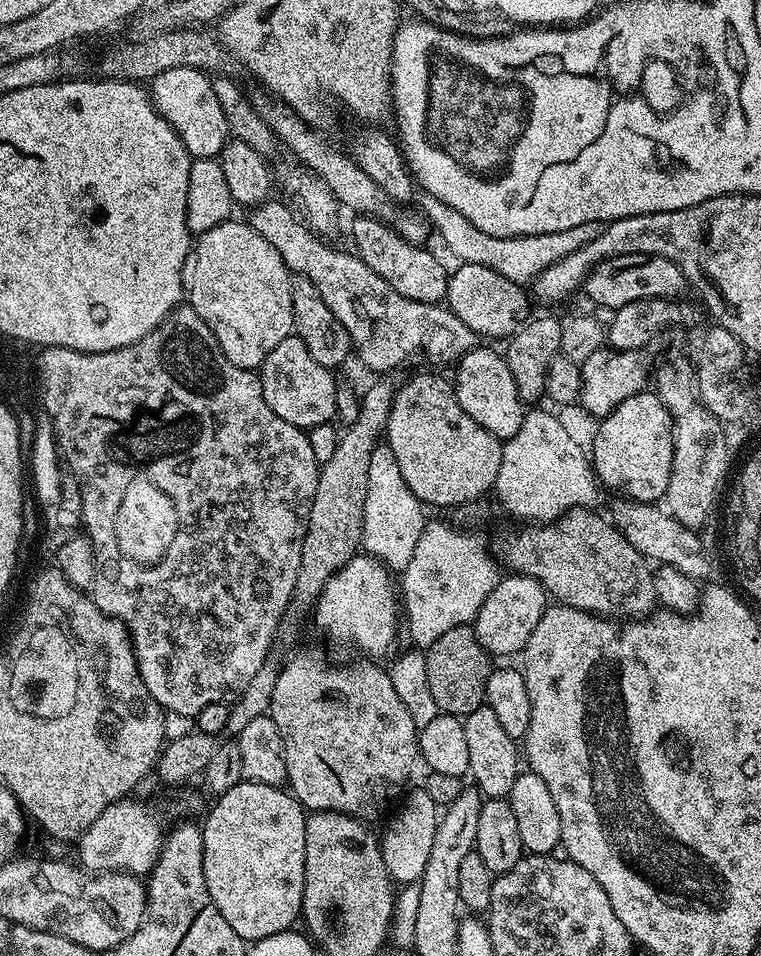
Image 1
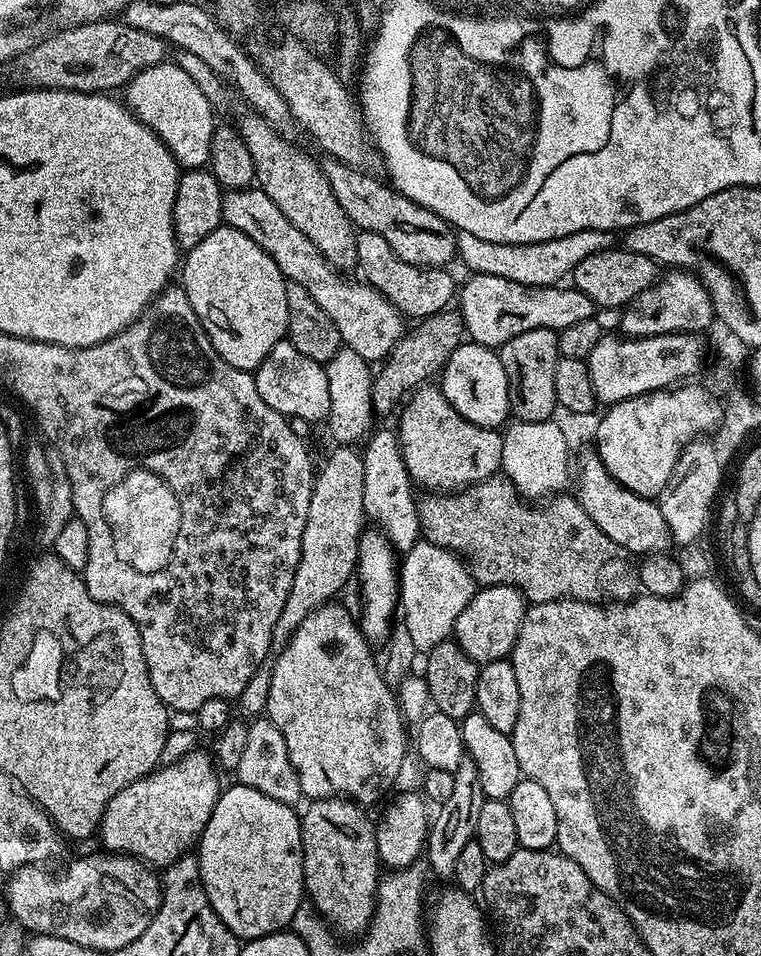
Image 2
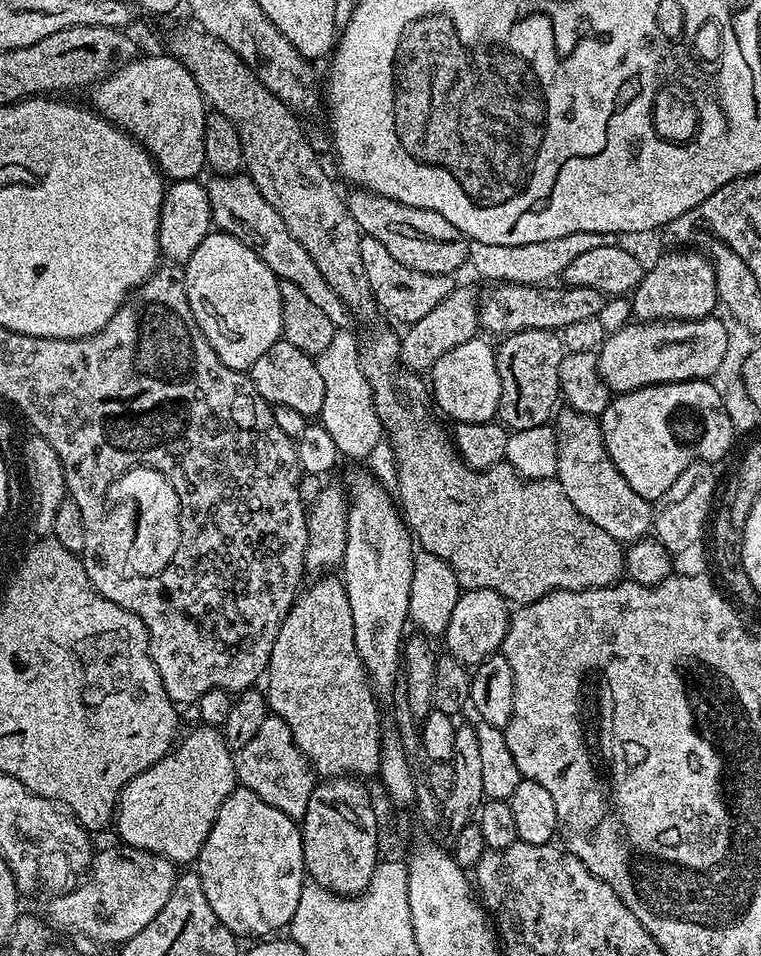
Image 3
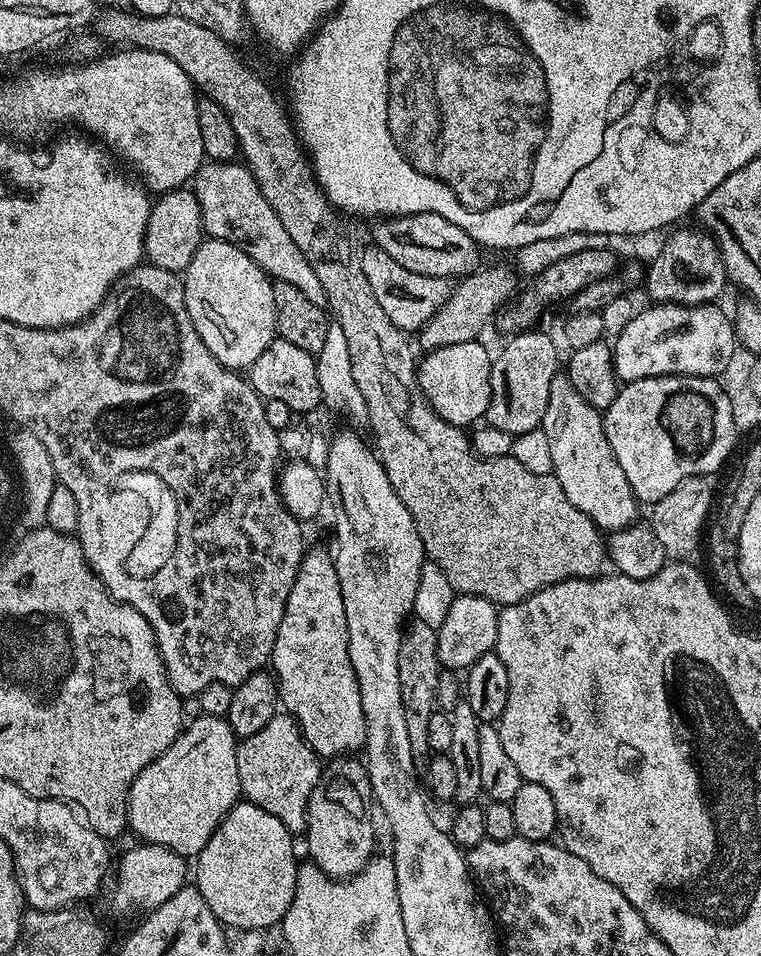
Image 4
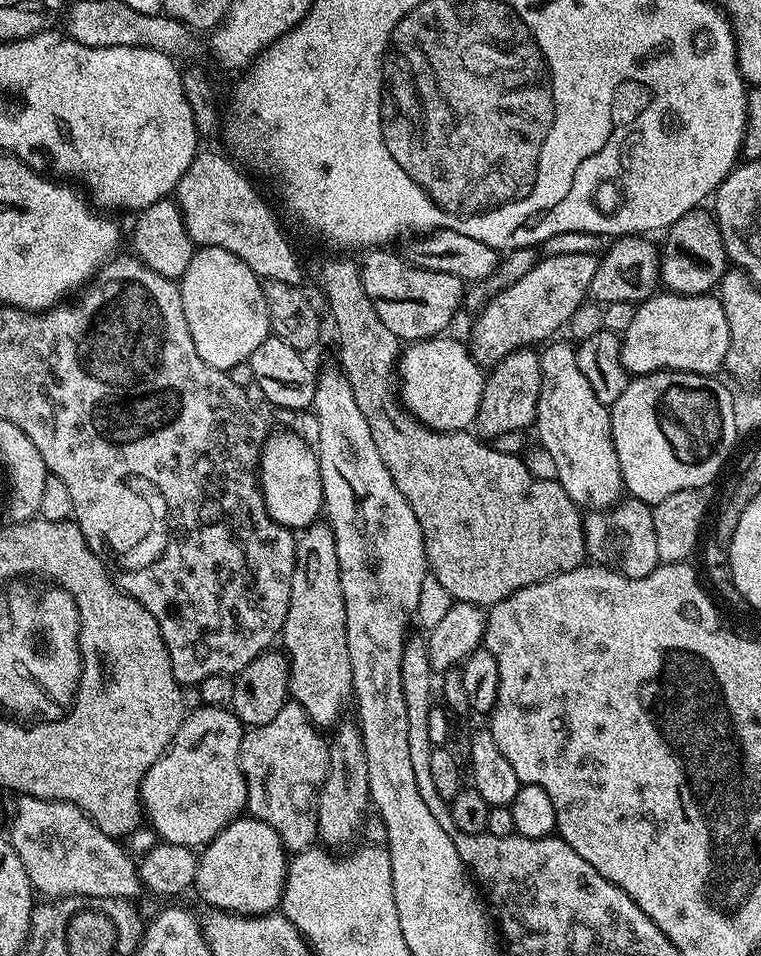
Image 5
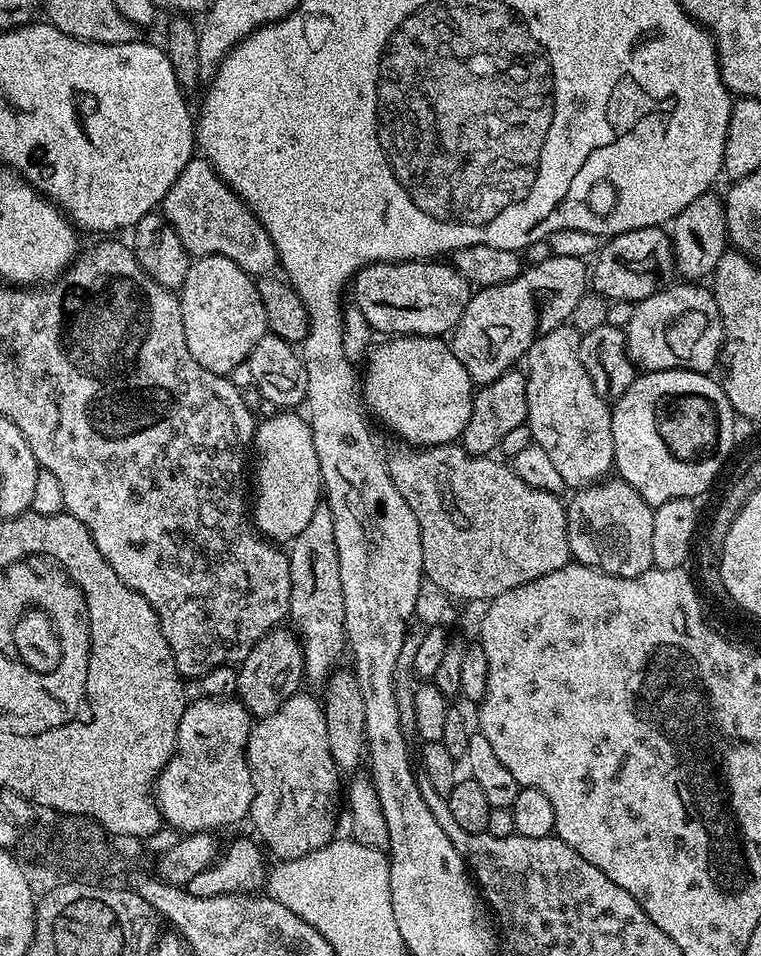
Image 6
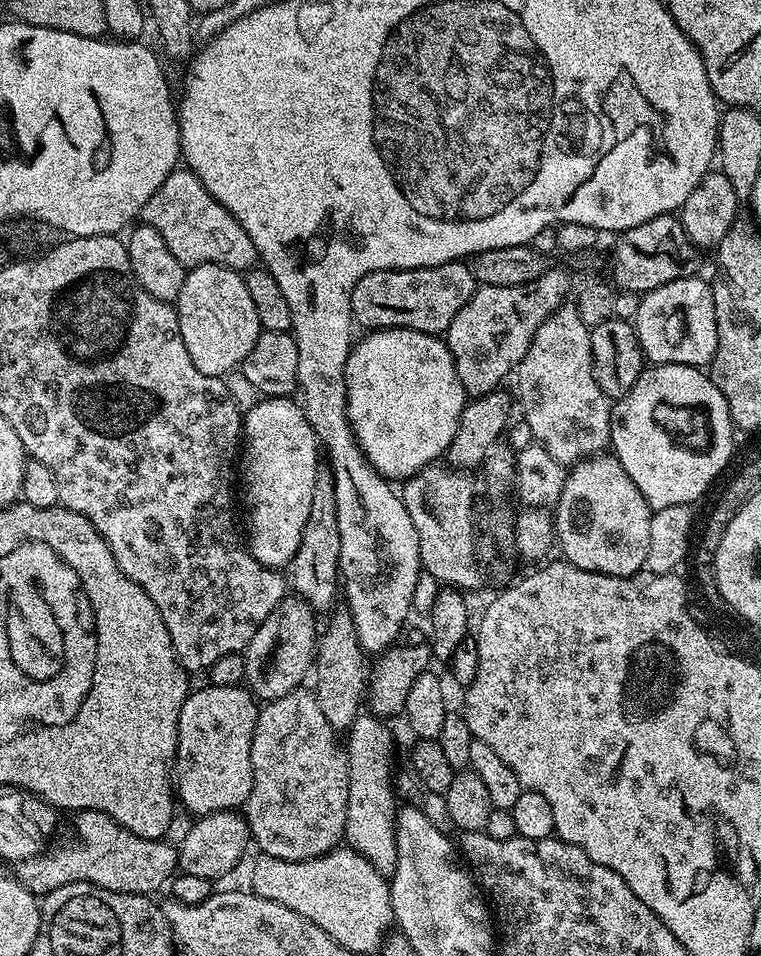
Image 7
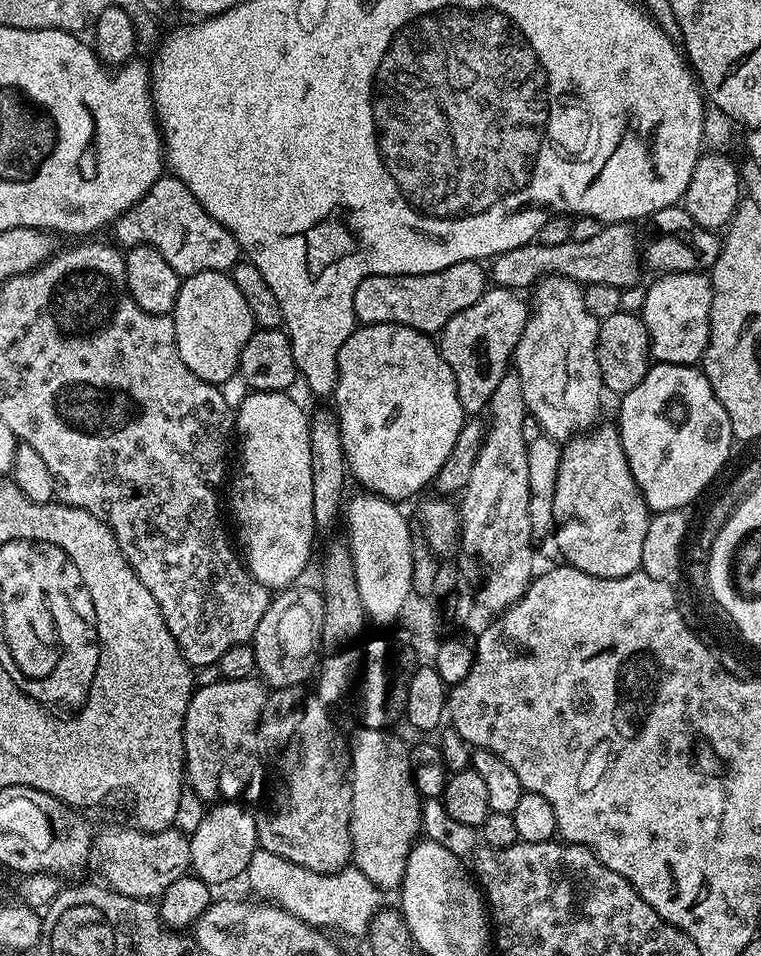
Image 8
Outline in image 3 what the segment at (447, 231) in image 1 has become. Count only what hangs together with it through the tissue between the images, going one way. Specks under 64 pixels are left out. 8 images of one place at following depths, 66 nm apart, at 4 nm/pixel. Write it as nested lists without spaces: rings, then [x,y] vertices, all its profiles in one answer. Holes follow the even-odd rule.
[[[579,232],[562,234],[562,238],[550,238],[547,242],[526,242],[522,246],[494,246],[491,242],[471,241],[468,246],[468,264],[488,282],[501,284],[547,285],[555,278],[563,277],[566,266],[582,254],[598,246],[618,246],[630,254],[647,257],[648,247],[654,239],[650,232]]]

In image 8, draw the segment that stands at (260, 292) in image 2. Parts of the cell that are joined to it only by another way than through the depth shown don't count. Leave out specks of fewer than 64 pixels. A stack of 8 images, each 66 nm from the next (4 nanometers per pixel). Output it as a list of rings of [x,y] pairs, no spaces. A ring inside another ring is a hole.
[[[203,272],[183,277],[170,315],[178,354],[182,354],[186,366],[190,366],[199,380],[224,386],[231,376],[237,375],[244,347],[257,331],[257,326],[250,314],[250,306],[246,306],[246,298],[242,298],[242,290],[234,286],[228,272]]]

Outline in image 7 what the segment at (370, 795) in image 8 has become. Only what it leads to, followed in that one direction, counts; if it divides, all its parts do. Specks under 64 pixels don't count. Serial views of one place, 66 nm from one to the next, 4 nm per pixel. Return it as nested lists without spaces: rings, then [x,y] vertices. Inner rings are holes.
[[[372,714],[357,716],[347,729],[346,751],[348,753],[348,781],[350,782],[350,798],[346,806],[346,830],[344,840],[347,847],[353,848],[357,854],[370,862],[385,878],[391,877],[398,862],[398,846],[396,845],[396,813],[398,803],[392,793],[392,760],[394,758],[394,740],[389,730],[382,726],[383,721]]]

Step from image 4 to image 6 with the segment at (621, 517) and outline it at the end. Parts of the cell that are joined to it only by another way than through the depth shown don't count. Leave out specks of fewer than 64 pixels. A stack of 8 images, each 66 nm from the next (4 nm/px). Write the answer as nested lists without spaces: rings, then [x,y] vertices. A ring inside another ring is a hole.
[[[571,326],[555,328],[545,336],[538,337],[530,346],[526,357],[526,422],[532,431],[535,447],[544,451],[545,458],[552,463],[552,468],[560,475],[561,482],[569,484],[569,489],[572,490],[587,488],[588,485],[605,479],[613,471],[616,462],[612,410],[609,401],[601,398],[598,390],[594,390],[594,382],[590,382],[590,374],[586,374],[586,366],[582,366],[582,358],[578,358],[580,338],[581,333]]]

